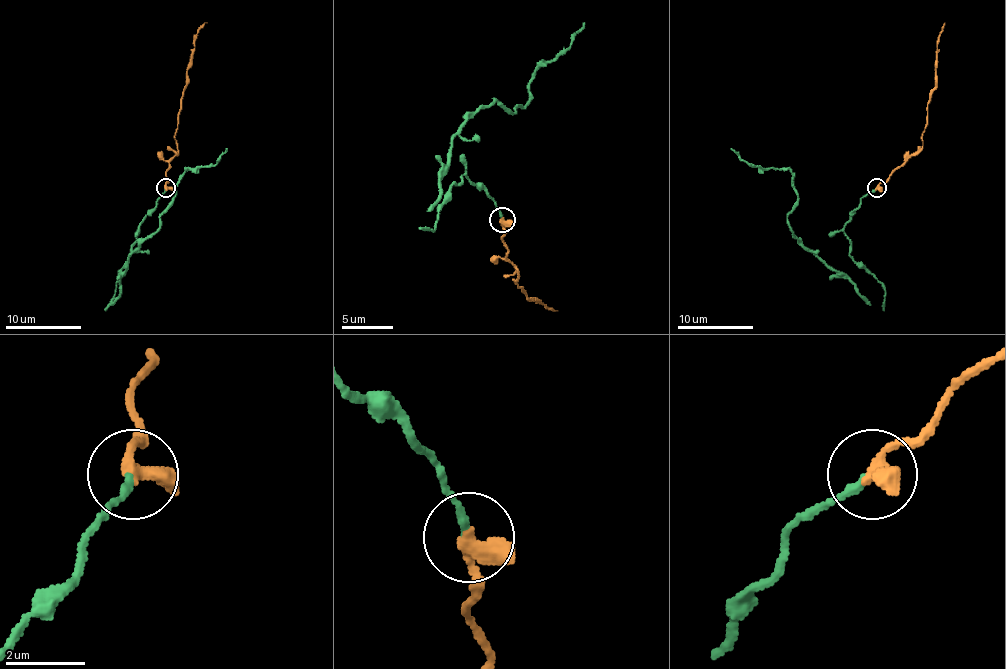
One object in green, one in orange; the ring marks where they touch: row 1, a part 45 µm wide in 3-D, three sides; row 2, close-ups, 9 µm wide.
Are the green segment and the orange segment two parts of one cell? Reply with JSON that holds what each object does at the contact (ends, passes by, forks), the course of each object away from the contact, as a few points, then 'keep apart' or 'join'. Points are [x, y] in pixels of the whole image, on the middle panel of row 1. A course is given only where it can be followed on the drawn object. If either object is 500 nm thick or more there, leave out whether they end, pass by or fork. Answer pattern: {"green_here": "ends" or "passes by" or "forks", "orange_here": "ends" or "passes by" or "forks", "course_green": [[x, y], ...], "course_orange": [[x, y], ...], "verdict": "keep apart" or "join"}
{"green_here": "ends", "orange_here": "passes by", "course_green": [[500, 220], [464, 174], [426, 225], [452, 136], [495, 100], [521, 108], [531, 74], [585, 23]], "course_orange": [[503, 220], [503, 243], [518, 277], [516, 282], [513, 279], [528, 297], [557, 310]], "verdict": "join"}

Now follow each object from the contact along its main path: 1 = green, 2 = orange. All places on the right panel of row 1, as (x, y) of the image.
1: (877, 188), (843, 228), (851, 257), (885, 291), (881, 306), (790, 230), (794, 175), (754, 167), (731, 148)
2: (877, 188), (923, 145), (921, 133), (925, 129), (929, 93), (934, 86), (936, 40), (944, 23)

